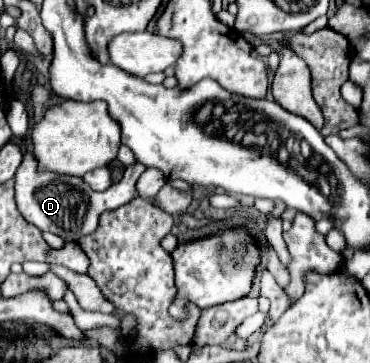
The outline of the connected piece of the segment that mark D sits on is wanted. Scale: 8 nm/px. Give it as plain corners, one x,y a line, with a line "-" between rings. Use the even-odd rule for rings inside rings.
32,152
24,154
24,160
16,172
16,204
22,216
40,228
42,232
52,232
68,242
76,242
82,236
88,236
94,232
100,224
102,212
110,212
112,208
118,208
122,204
128,204
136,196
136,180
146,168
142,164
132,164
126,168
120,182
112,184
104,192
94,192
82,178
56,174
56,172
42,172
38,170
38,160
34,160

